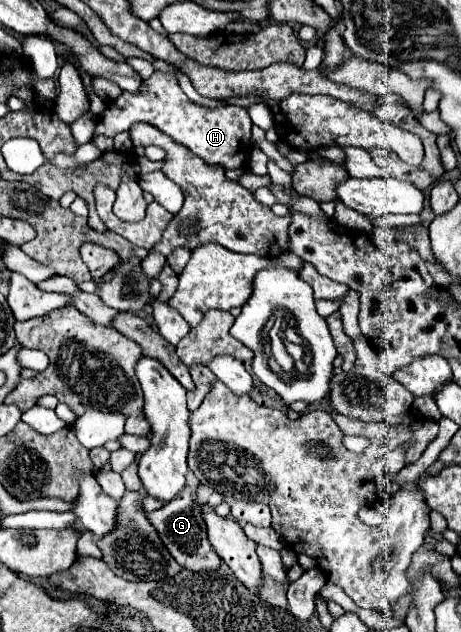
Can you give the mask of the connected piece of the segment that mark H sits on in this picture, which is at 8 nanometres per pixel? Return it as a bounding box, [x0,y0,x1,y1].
[94,71,252,169]

